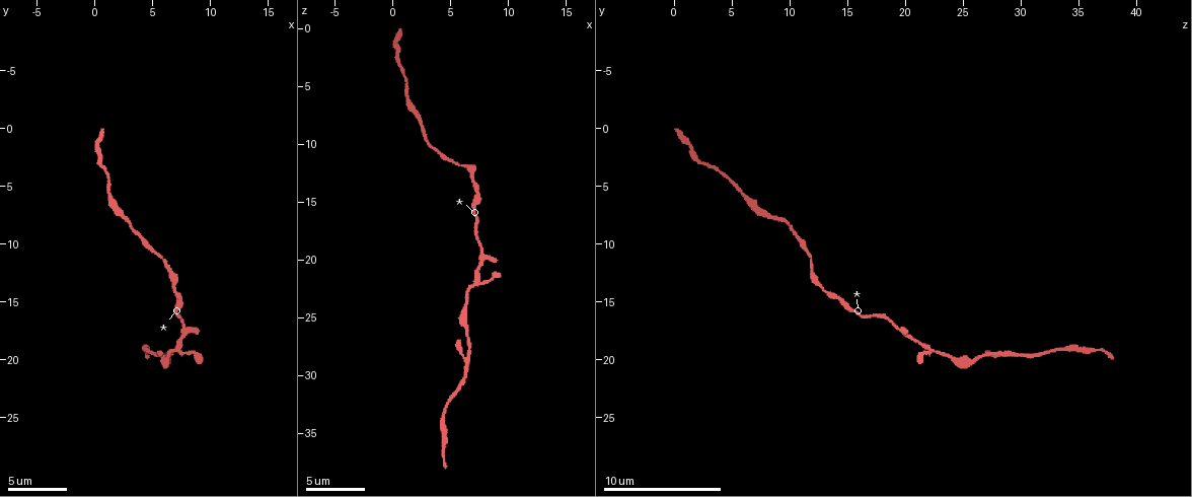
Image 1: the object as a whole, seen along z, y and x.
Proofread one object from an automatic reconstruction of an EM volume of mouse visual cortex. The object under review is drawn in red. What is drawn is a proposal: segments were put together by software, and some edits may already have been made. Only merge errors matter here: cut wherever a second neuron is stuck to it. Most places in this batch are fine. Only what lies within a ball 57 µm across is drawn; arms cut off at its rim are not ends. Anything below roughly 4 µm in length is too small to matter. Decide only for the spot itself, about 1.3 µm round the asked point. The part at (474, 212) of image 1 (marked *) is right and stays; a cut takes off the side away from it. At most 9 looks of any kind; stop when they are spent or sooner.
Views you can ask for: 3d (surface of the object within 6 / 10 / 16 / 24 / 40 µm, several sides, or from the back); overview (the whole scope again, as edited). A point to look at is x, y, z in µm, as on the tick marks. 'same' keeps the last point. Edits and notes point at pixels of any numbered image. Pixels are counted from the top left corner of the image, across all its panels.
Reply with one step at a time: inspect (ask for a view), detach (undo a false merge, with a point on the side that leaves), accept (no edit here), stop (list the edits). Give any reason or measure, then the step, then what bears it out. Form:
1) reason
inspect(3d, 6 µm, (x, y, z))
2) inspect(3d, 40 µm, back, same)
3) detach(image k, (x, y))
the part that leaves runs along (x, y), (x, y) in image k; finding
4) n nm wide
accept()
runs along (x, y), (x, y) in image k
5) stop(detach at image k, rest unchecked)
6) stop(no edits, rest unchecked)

thick turns thin
inspect(3d, 6 µm, (7.6, 16.4, 18.8))

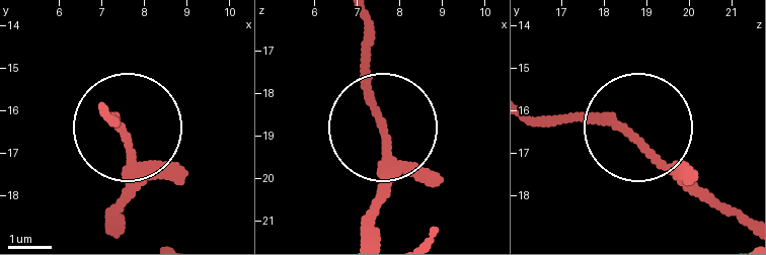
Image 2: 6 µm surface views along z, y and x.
inspect(3d, 6 µm, back, (7.50, 16.55, 18.65))

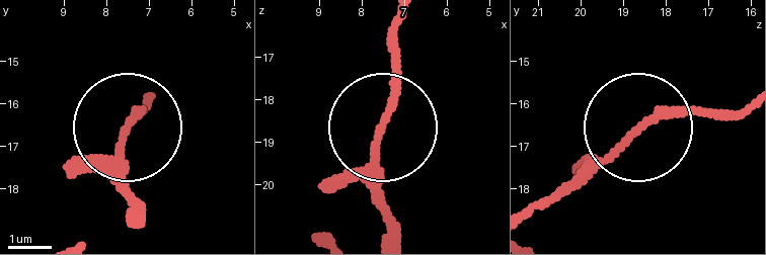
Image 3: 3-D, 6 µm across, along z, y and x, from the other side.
accept()
continuous, no second neuron

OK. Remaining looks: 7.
three arms meet
inspect(3d, 6 µm, (6.8, 19.0, 22.2))

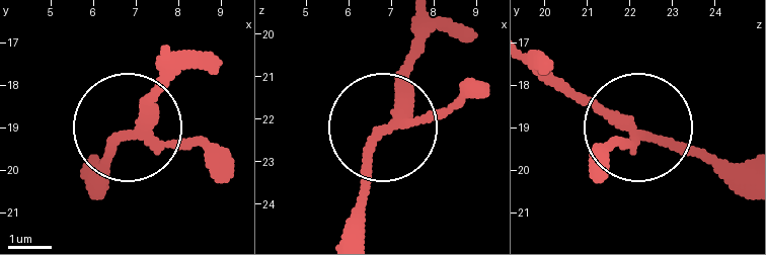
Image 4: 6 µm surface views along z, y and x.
from behind
inspect(3d, 6 µm, back, (6.80, 19.15, 22.30))

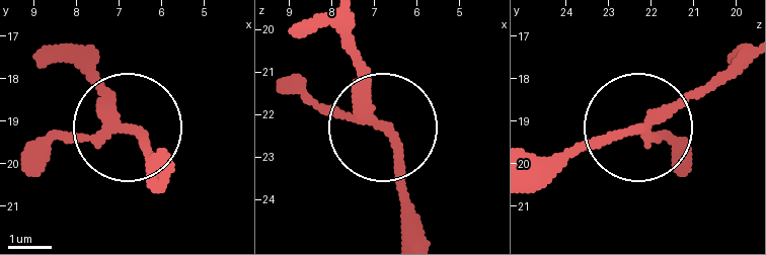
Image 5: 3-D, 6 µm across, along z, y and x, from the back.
210 nm wide
accept()
runs along (95, 52), (109, 105), (160, 156) in image 5; all the same neuron

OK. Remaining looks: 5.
calibre changes
inspect(3d, 10 µm, (5.0, 10.4, 11.4))

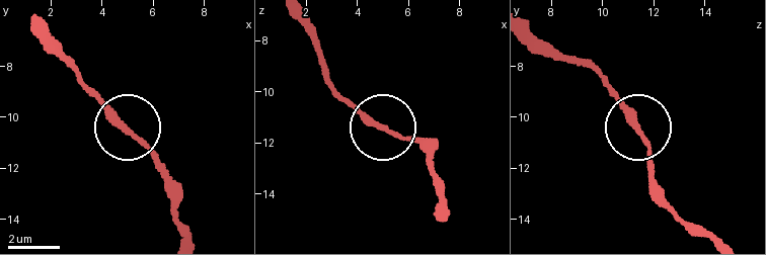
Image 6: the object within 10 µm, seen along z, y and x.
inspect(3d, 6 µm, (5.0, 10.4, 11.4))

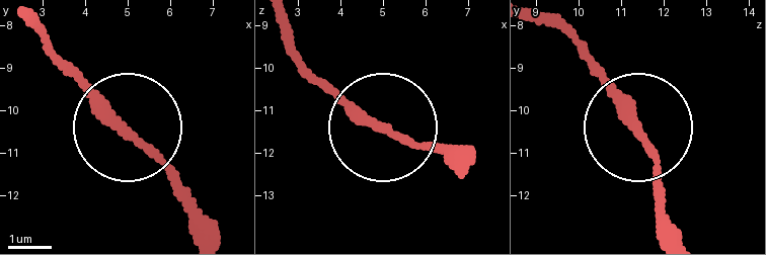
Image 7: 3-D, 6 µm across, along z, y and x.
accept()
runs along (203, 235), (181, 180), (44, 43) in image 7; one neuron here

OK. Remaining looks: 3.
inspect(3d, 16 µm, (1.2, 5.8, 6.2))

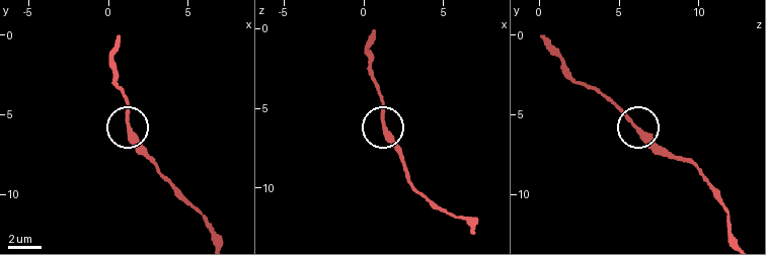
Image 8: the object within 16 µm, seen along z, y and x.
270 nm wide
accept()
runs along (471, 231), (407, 179), (382, 122), (382, 95) in image 8; one neuron here

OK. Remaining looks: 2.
stop(no edits, rest unchecked)

